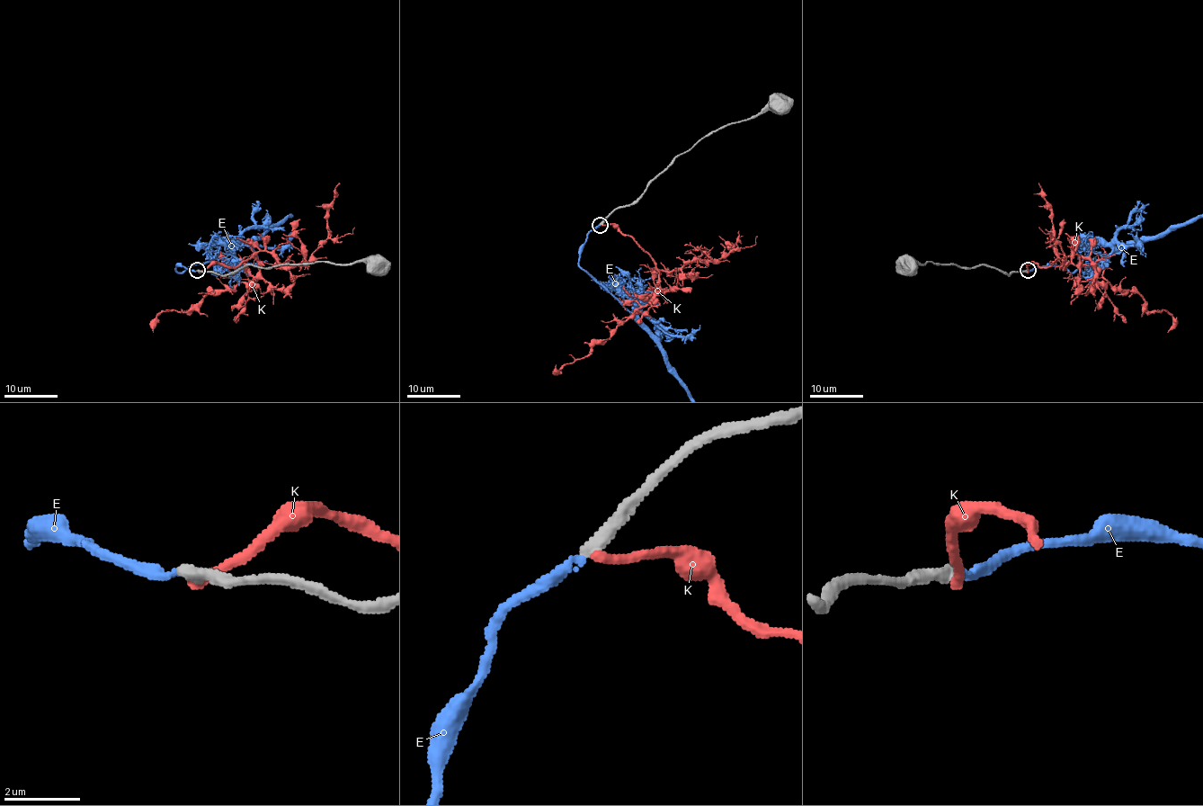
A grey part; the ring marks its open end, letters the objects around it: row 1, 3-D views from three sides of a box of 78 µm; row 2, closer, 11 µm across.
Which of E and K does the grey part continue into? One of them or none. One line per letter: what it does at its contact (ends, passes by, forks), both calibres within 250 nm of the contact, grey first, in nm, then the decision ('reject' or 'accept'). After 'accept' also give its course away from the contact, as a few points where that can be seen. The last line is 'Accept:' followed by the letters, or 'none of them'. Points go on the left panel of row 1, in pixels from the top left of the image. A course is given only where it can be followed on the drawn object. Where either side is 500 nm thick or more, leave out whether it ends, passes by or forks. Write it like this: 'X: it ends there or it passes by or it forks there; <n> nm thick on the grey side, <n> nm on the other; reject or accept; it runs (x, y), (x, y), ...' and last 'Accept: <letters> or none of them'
E: it ends there; 360 nm thick on the grey side, 220 nm on the other; accept
K: it ends there; 400 nm thick on the grey side, 280 nm on the other; reject
Accept: E

